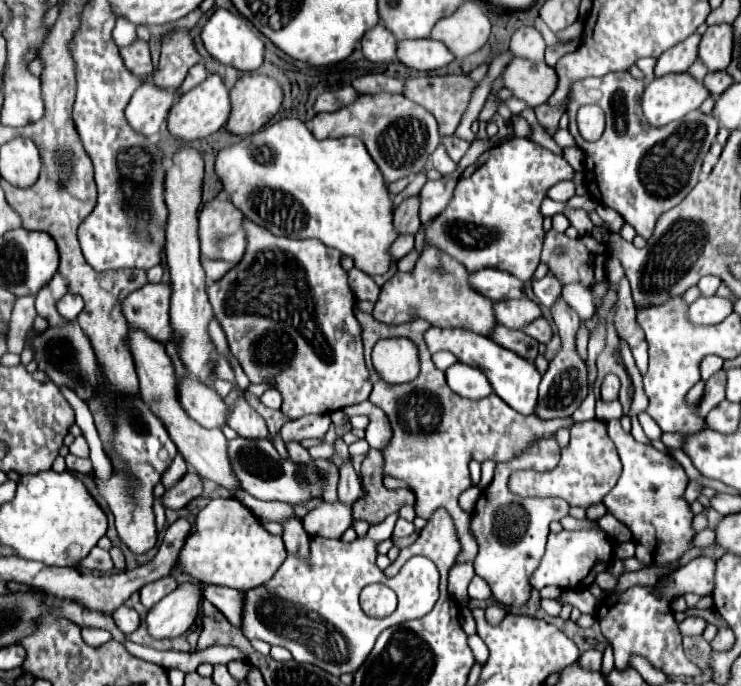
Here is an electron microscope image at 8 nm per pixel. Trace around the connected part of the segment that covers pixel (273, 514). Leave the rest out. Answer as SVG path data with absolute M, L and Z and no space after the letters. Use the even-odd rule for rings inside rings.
M236 490L236 492L230 492L232 498L236 498L238 502L242 502L244 506L248 506L252 510L252 514L262 520L262 522L280 522L282 518L286 518L288 514L292 514L292 506L288 504L282 504L282 502L268 502L268 500L258 500L258 498L252 498L252 494L244 492L244 490Z

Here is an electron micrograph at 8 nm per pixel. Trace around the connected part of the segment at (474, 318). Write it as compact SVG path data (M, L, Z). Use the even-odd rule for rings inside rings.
M426 246L412 272L396 272L390 280L384 282L372 314L386 324L404 324L416 318L424 318L438 328L464 328L488 336L496 324L492 310L494 302L470 288L468 274L470 272L460 262L440 254L436 248Z

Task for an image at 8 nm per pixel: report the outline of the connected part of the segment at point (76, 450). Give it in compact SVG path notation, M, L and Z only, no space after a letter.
M84 436L74 438L74 442L70 444L70 454L74 454L74 456L82 456L82 458L88 458L88 444L86 444Z

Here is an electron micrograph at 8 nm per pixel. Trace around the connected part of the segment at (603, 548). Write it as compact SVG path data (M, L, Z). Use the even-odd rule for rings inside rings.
M598 524L592 528L584 528L584 530L574 530L574 532L562 530L558 534L550 534L546 552L542 556L540 566L532 574L530 584L536 590L540 590L544 586L556 586L560 590L588 588L596 574L608 570L610 554L614 554L614 544L610 548L610 538Z

